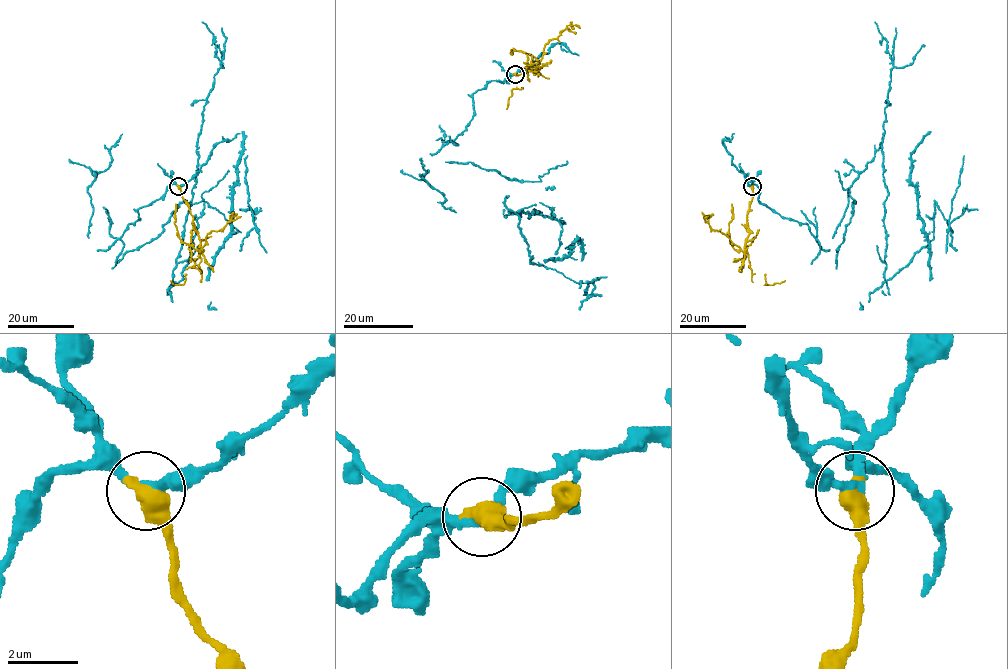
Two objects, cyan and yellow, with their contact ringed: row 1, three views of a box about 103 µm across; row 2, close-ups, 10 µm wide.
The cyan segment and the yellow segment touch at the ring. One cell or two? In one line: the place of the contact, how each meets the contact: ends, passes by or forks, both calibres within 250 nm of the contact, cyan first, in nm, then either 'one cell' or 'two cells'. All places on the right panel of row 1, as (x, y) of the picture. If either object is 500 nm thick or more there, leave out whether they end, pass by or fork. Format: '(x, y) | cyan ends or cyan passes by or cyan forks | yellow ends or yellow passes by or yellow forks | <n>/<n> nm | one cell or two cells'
(752, 186) | 240/650 nm | two cells

